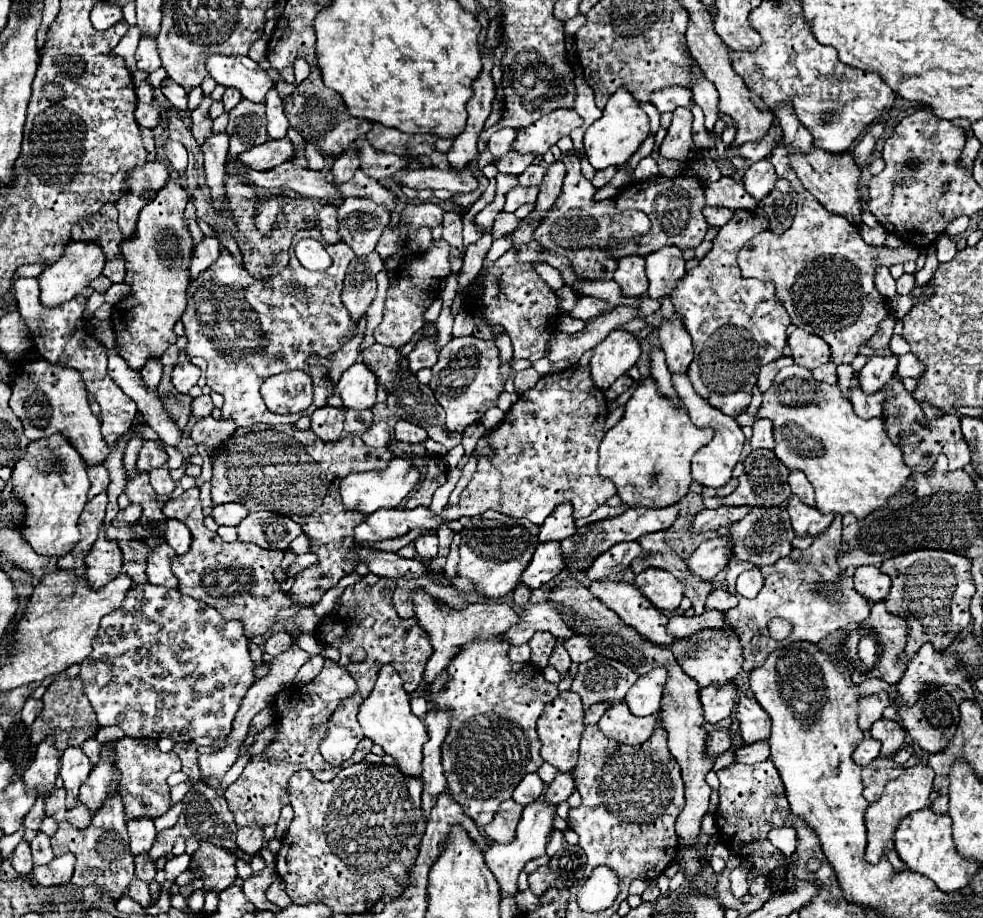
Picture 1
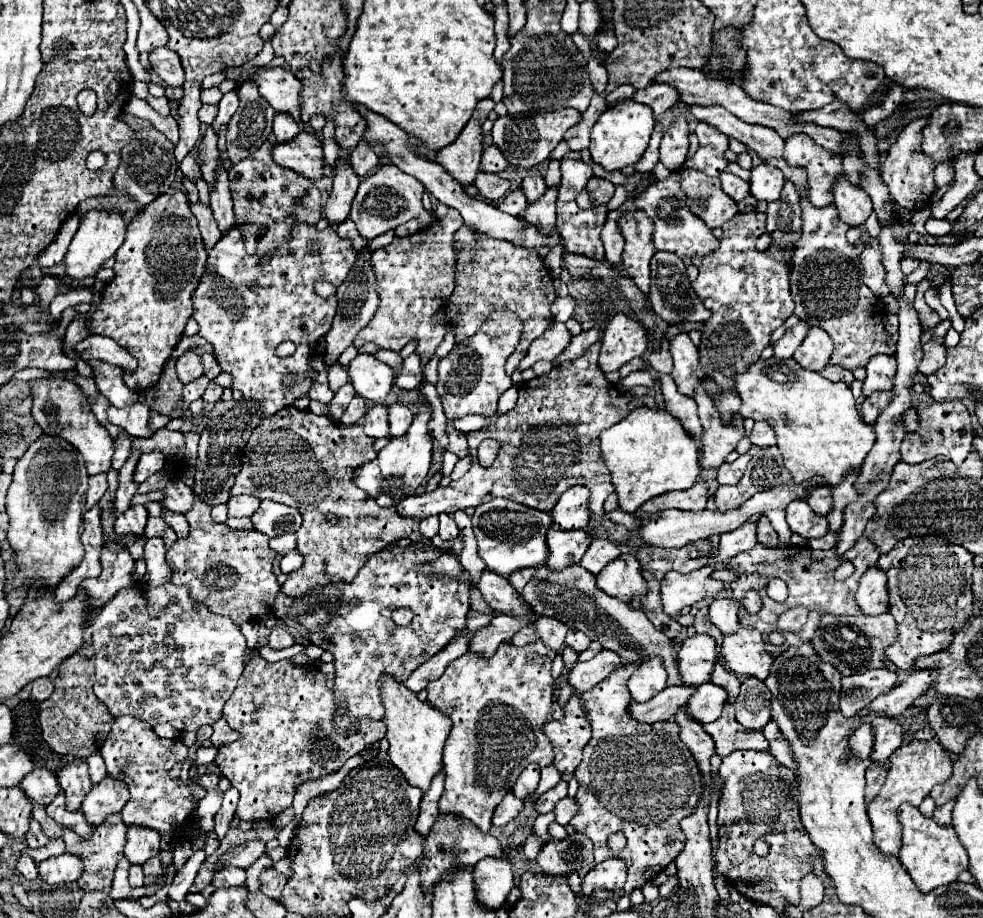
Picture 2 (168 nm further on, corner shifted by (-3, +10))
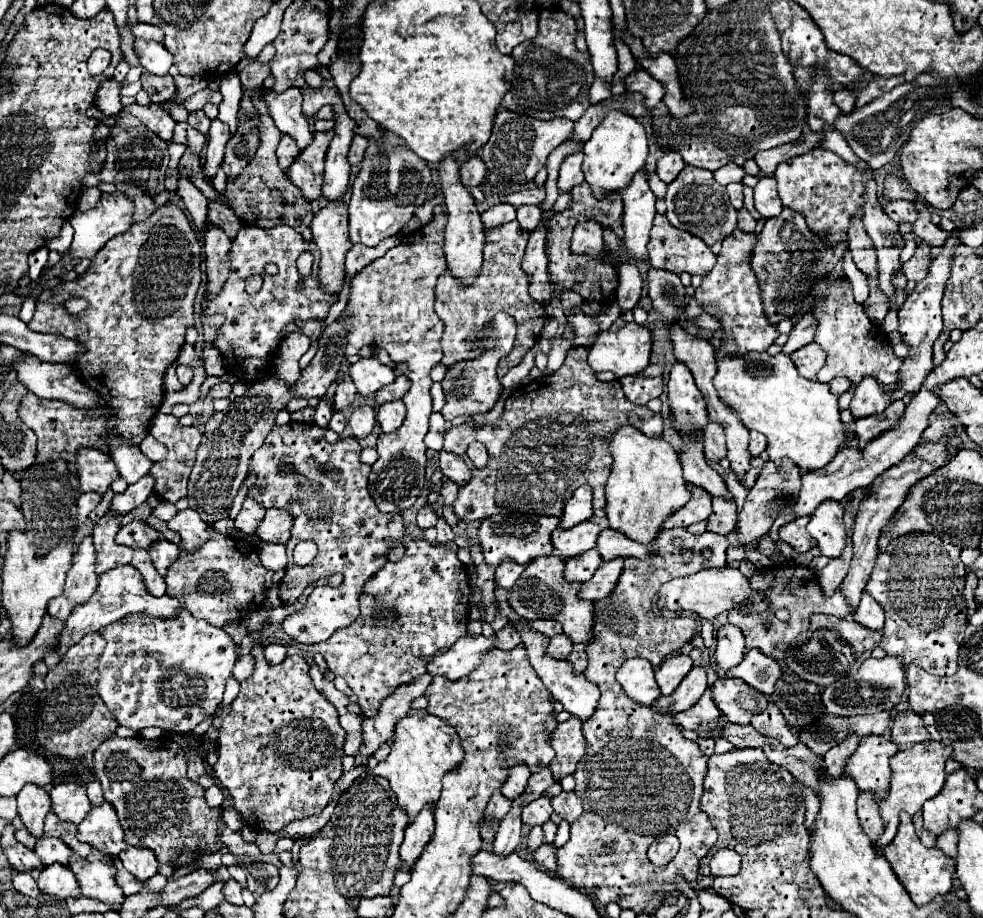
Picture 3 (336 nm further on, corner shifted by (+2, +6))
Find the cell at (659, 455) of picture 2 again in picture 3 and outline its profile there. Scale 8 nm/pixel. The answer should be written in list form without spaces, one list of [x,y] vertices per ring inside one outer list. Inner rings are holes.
[[[626,425],[616,431],[610,441],[610,453],[614,457],[612,473],[606,483],[606,517],[608,527],[628,535],[638,543],[652,543],[662,529],[668,515],[682,509],[690,491],[682,477],[682,465],[674,449],[662,441],[662,437],[646,437],[638,429]]]

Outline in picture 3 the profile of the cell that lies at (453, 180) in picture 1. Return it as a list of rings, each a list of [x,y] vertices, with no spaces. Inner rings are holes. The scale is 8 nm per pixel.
[[[532,187],[532,189],[524,189],[520,193],[510,193],[508,195],[508,203],[512,203],[514,207],[540,205],[544,199],[546,199],[546,189],[544,187]]]

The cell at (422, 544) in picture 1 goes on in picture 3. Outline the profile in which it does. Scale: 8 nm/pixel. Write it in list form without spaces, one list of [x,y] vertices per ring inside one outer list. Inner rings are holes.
[[[424,505],[418,511],[418,527],[420,529],[430,529],[430,527],[436,525],[436,521],[438,521],[438,515],[436,515],[436,511],[430,505]]]

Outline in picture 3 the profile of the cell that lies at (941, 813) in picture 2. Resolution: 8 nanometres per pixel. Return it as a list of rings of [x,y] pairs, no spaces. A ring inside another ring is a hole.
[[[950,829],[950,831],[946,831],[946,833],[942,833],[942,835],[938,837],[938,847],[940,847],[948,857],[956,859],[956,841],[958,841],[958,833],[956,833],[956,829]]]

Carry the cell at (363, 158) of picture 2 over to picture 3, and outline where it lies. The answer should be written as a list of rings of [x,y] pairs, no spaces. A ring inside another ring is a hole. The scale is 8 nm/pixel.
[[[354,135],[352,145],[350,145],[350,153],[348,153],[348,161],[350,161],[350,165],[358,165],[358,163],[364,159],[366,145],[368,145],[368,139],[366,139],[366,137]]]

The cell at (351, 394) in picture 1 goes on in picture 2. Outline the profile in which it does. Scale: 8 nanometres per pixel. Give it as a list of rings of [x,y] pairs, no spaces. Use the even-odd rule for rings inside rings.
[[[359,353],[347,367],[351,385],[355,389],[357,395],[375,401],[375,403],[383,403],[383,399],[387,397],[391,385],[393,385],[393,369],[385,363],[381,363],[379,359],[375,359],[373,355],[365,355]]]

